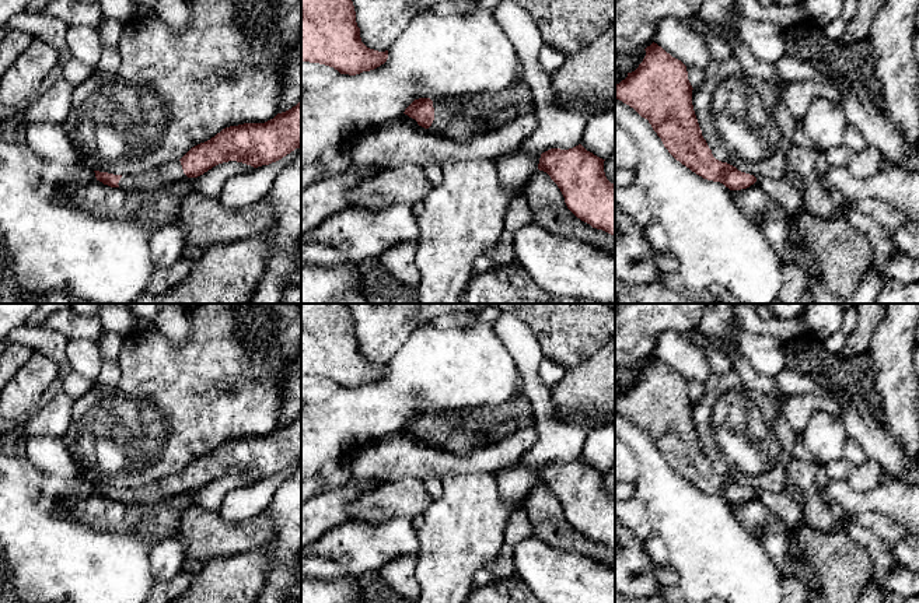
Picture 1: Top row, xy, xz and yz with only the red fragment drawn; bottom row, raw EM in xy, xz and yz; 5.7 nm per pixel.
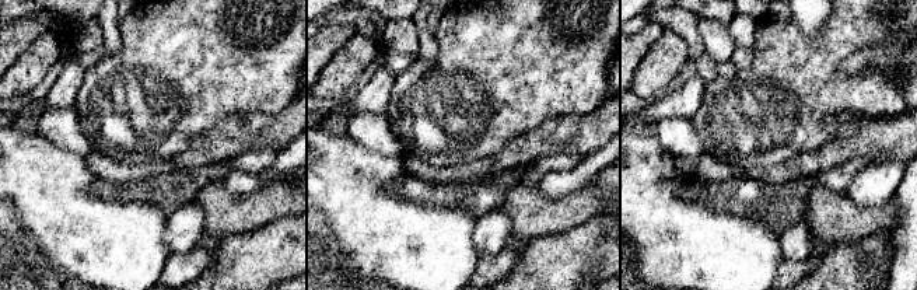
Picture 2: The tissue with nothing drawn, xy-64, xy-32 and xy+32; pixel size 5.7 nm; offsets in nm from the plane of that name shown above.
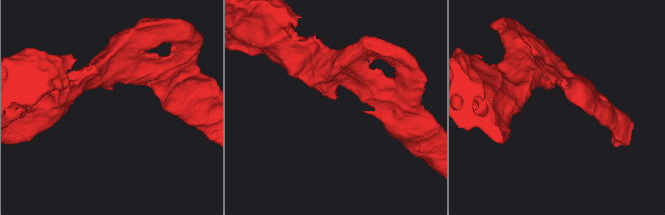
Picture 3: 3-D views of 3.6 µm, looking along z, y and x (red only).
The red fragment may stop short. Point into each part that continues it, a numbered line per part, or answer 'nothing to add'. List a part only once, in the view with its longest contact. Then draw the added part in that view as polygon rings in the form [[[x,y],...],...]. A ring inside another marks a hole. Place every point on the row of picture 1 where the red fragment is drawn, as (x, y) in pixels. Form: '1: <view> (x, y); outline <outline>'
1: xz (450, 123); outline [[[431,97],[434,120],[427,129],[430,134],[443,136],[455,143],[469,143],[475,137],[489,133],[482,123],[450,105],[451,98]]]

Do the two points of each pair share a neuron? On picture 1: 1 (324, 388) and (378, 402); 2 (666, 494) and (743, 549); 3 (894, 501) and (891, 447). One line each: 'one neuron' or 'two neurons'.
1: two neurons
2: one neuron
3: two neurons

